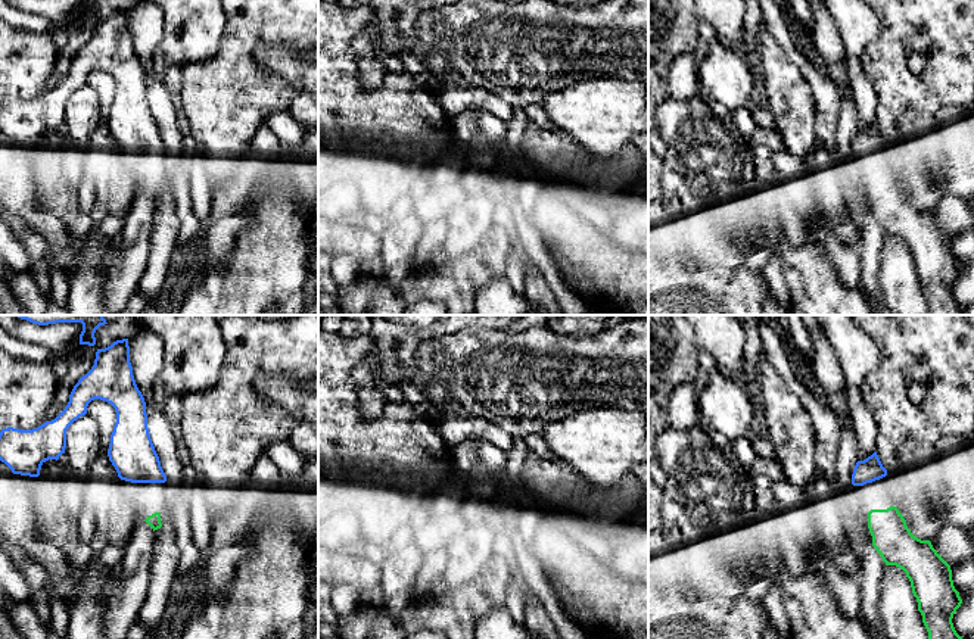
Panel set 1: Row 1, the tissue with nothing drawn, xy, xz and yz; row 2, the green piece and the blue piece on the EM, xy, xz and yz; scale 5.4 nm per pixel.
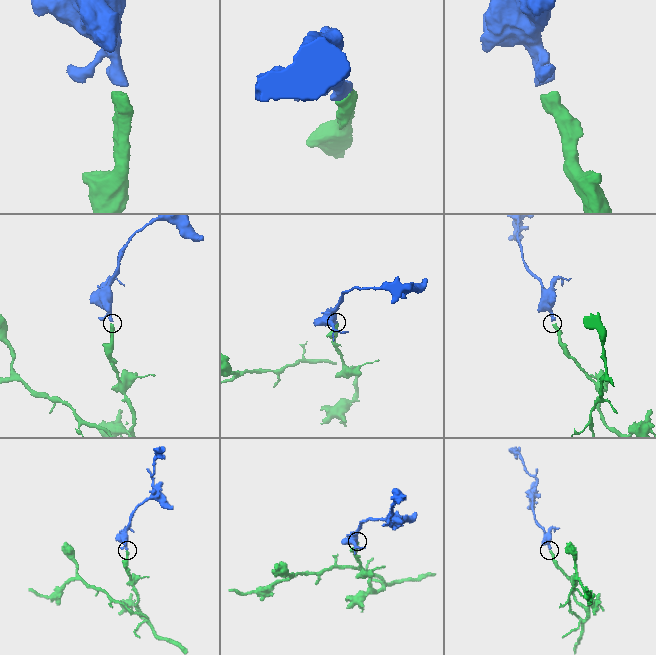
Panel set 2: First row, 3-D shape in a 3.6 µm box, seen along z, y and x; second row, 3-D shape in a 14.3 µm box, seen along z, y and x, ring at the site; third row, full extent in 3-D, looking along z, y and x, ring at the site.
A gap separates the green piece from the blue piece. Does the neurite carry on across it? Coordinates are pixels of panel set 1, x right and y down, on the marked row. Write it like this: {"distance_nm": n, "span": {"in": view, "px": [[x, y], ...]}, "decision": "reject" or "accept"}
{"distance_nm": 140, "span": {"in": "yz", "px": [[871, 510], [862, 485]]}, "decision": "accept"}

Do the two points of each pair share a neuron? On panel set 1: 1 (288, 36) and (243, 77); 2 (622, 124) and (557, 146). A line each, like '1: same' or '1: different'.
1: same
2: different

